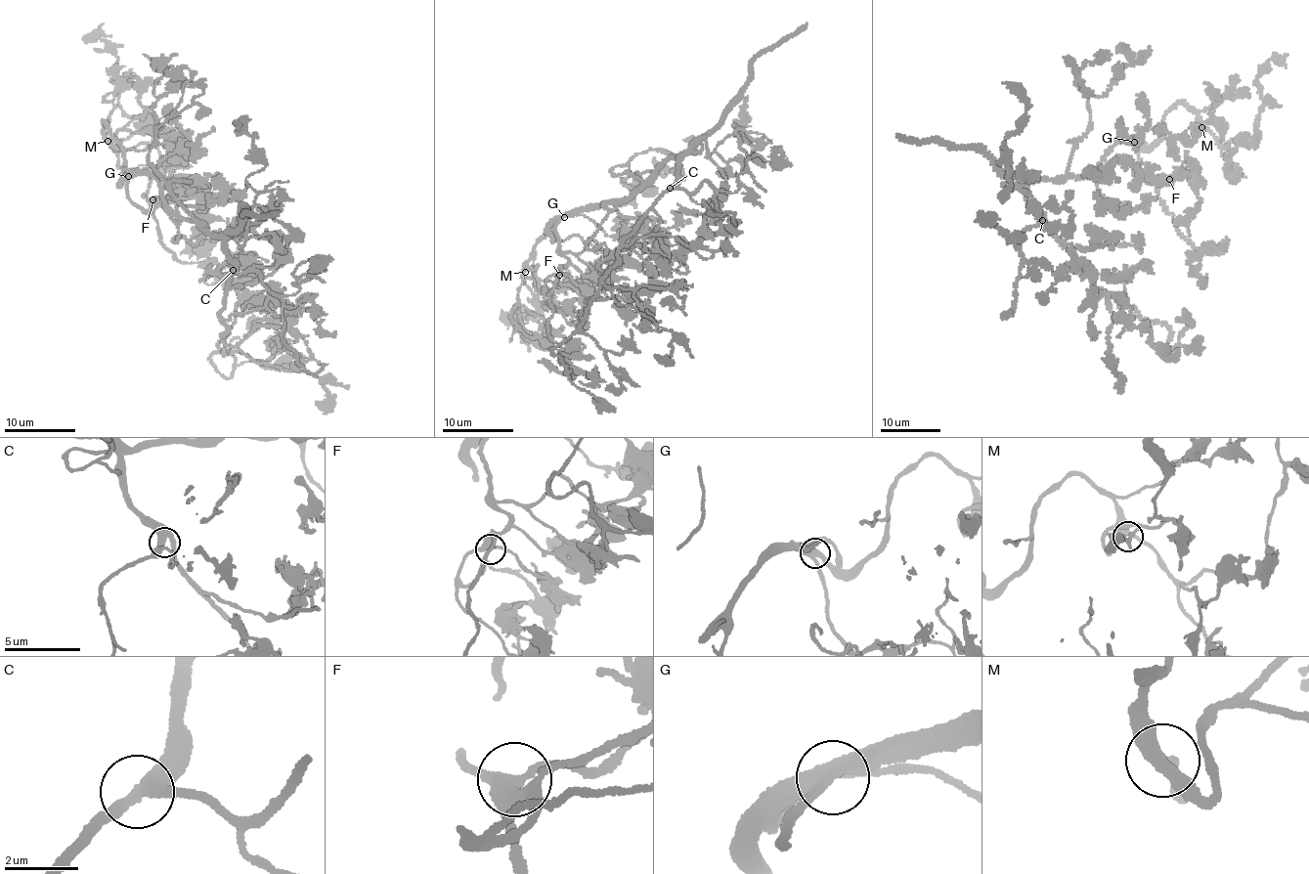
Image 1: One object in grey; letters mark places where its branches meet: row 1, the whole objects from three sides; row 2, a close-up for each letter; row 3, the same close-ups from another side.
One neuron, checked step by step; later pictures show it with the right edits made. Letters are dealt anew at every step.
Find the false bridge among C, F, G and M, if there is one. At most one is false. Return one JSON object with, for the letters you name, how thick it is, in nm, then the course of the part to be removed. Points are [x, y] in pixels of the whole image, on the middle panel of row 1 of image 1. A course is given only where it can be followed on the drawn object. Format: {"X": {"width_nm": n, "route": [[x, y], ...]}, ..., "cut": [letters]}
{"cut": []}

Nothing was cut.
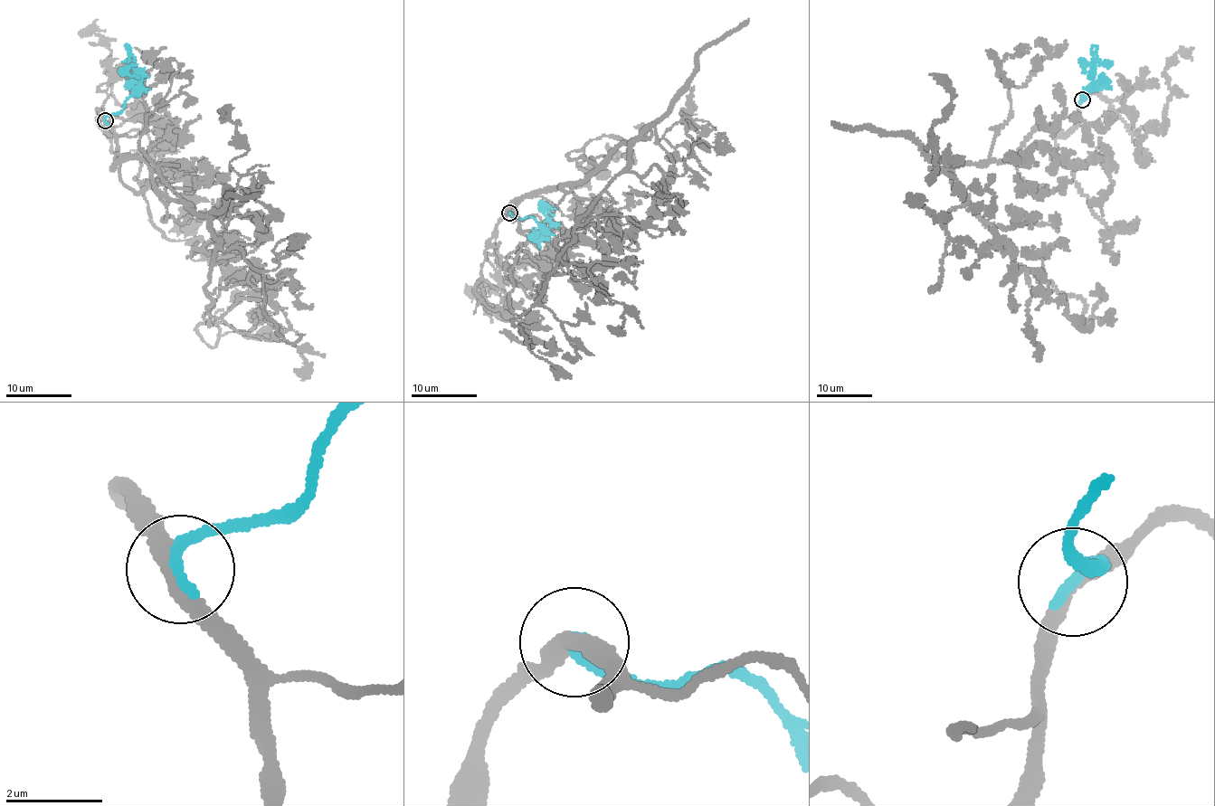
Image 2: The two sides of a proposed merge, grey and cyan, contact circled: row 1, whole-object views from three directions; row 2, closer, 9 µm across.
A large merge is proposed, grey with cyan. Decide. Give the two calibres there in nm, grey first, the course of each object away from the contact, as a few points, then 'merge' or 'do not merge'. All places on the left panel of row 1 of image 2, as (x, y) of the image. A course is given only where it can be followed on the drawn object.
320/300 nm | grey via (105, 121), (113, 165), (146, 160), (217, 241), (210, 325), (195, 327), (210, 346), (233, 301) | cyan via (106, 120), (109, 115), (121, 109), (142, 85), (142, 71), (129, 47), (130, 61), (126, 59) | merge

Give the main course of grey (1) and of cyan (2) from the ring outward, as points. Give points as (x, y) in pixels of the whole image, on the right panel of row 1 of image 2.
1: (1081, 100), (1064, 134), (952, 170), (1085, 322), (1105, 298), (1090, 290)
2: (1082, 100), (1084, 90), (1094, 84), (1092, 48), (1096, 49), (1102, 63), (1113, 63)

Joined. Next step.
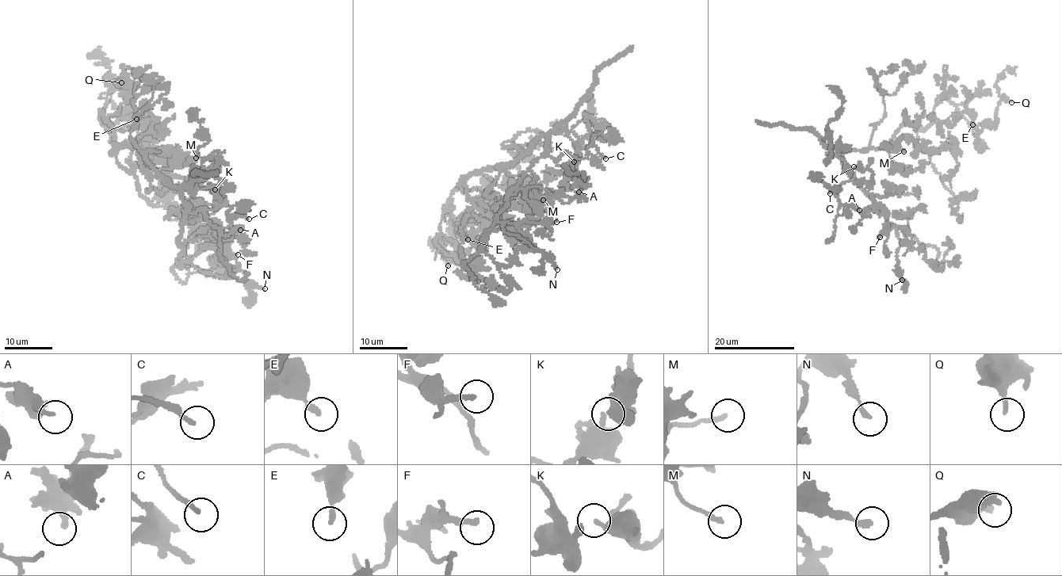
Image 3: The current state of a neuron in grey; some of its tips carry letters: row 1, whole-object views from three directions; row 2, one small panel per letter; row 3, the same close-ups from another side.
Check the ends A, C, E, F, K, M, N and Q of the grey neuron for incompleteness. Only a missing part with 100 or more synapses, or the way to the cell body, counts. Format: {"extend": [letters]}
{"extend": []}

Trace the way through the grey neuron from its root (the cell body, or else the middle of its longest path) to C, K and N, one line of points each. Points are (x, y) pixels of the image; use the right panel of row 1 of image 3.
C: (879, 149), (845, 153), (842, 160), (851, 175), (851, 181), (838, 188), (835, 196), (827, 184), (830, 193)
K: (879, 149), (851, 150), (842, 155), (849, 180), (855, 184), (870, 183), (871, 170), (853, 166)
N: (879, 149), (847, 151), (842, 160), (859, 188), (897, 227), (900, 243), (895, 269), (902, 280)

